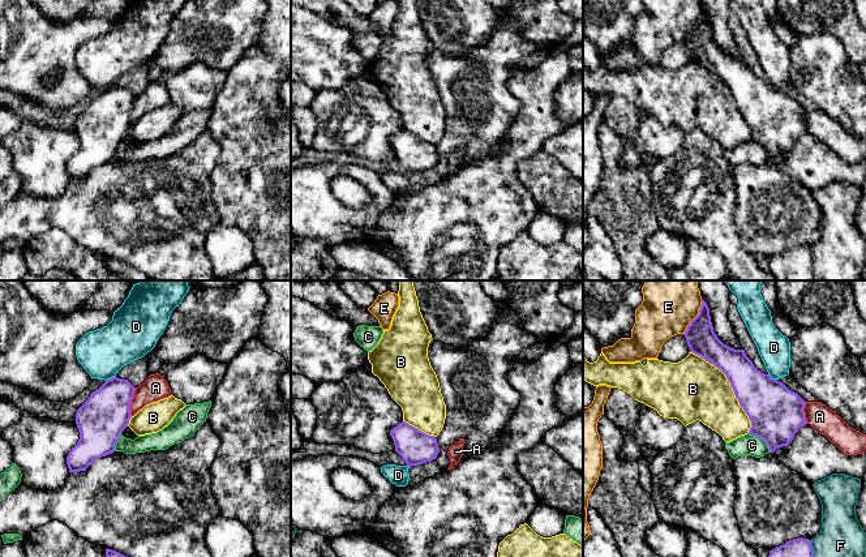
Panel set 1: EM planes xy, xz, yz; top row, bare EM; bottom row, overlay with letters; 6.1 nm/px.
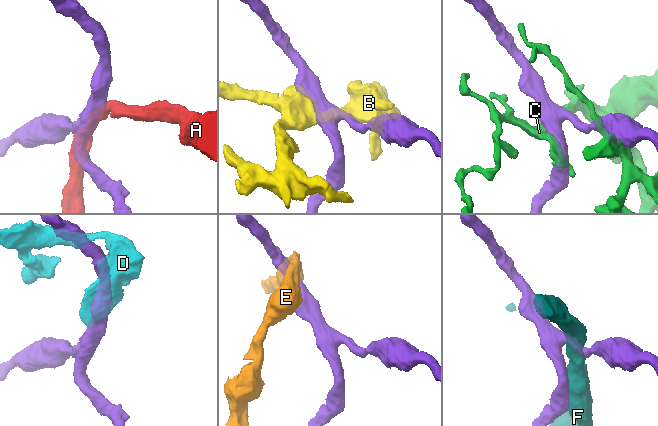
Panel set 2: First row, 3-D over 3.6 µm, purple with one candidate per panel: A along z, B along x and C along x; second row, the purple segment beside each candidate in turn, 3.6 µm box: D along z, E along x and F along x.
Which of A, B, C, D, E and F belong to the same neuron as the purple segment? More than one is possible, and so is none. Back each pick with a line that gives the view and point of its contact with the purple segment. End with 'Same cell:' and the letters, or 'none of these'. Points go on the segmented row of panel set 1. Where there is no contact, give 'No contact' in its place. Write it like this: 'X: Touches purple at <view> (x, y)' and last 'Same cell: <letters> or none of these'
Same cell: none of these

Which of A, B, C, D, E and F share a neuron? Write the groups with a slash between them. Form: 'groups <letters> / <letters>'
groups A / B / C / D / E / F

